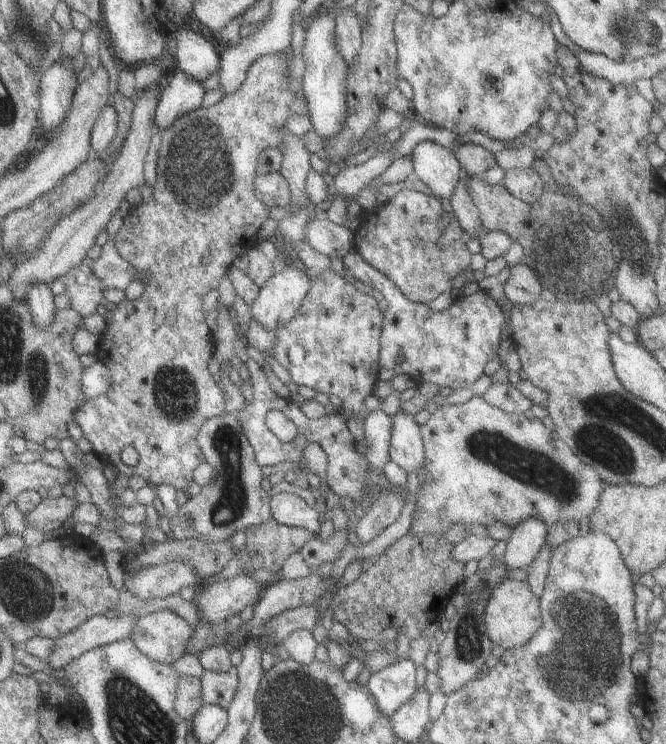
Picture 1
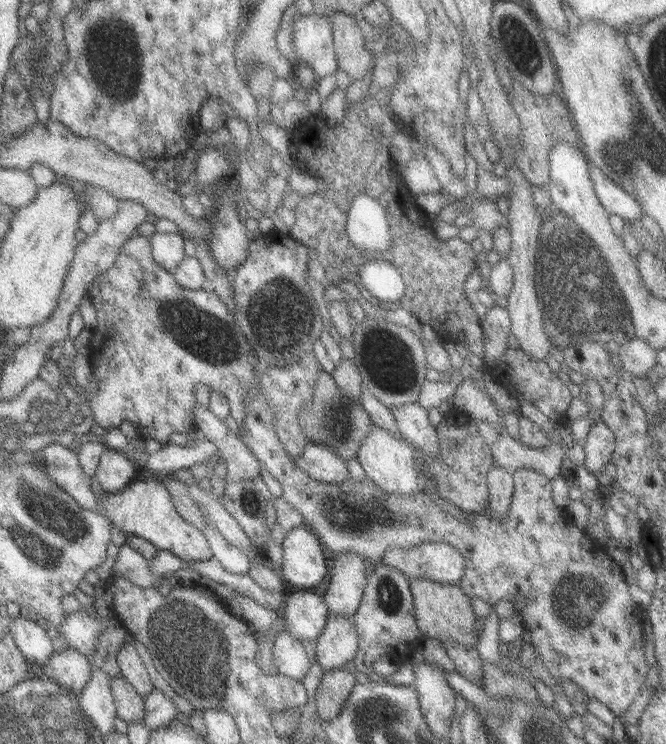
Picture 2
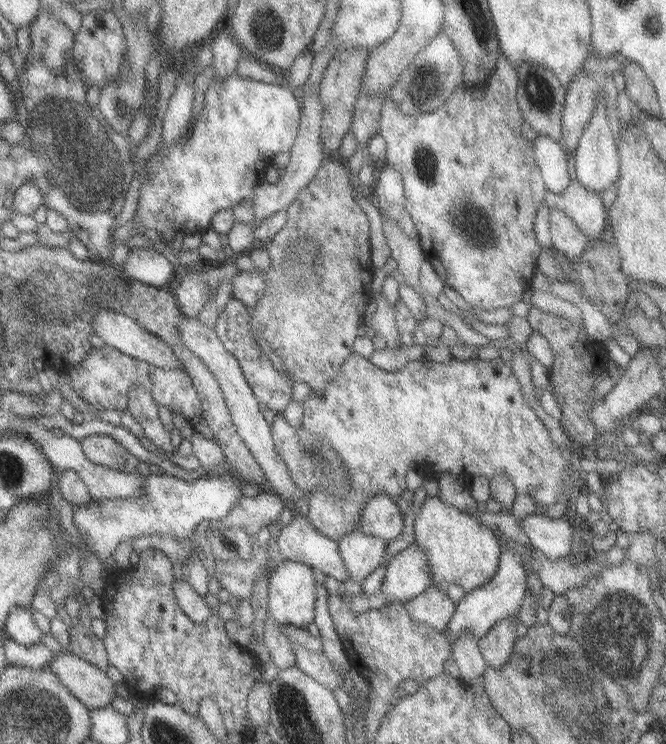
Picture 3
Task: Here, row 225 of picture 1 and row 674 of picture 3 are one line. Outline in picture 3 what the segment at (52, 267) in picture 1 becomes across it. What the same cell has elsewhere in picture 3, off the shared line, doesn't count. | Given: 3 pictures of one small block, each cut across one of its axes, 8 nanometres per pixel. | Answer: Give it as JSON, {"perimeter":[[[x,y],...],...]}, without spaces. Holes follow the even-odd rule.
{"perimeter":[[[66,651],[54,656],[48,668],[89,711],[107,707],[118,694],[106,671]]]}

